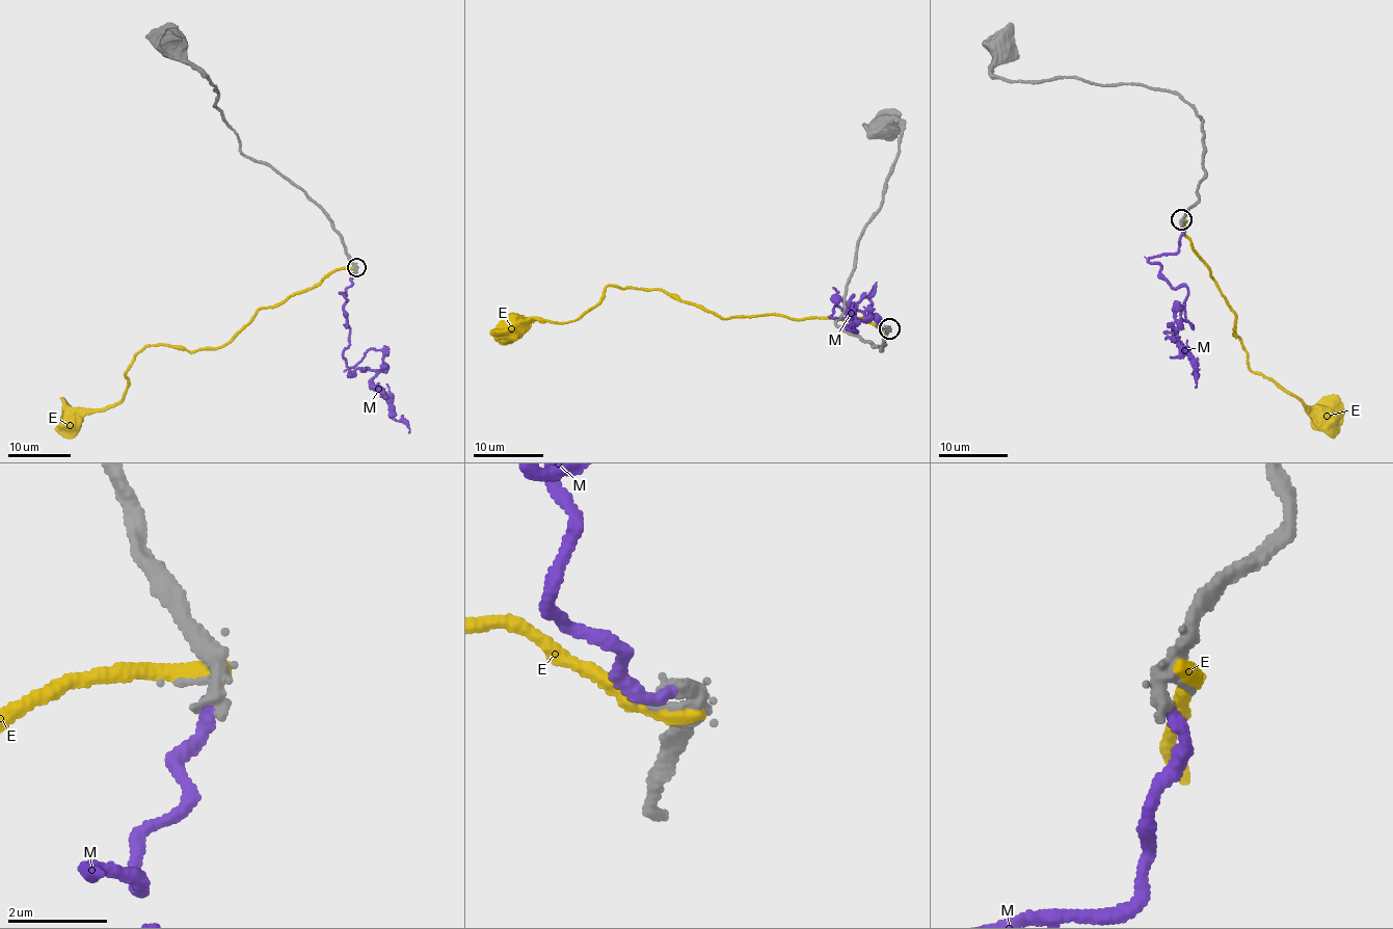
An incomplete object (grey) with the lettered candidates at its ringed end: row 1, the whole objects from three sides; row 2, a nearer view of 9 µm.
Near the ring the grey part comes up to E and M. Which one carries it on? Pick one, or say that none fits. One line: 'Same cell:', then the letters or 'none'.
Same cell: none

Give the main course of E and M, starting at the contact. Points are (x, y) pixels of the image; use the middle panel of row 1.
E: (886, 328), (861, 317), (726, 318), (661, 290), (610, 285), (599, 303), (572, 320), (511, 324)
M: (885, 326), (868, 316), (875, 286), (852, 319), (834, 308), (831, 317), (875, 316), (849, 310), (853, 329)

